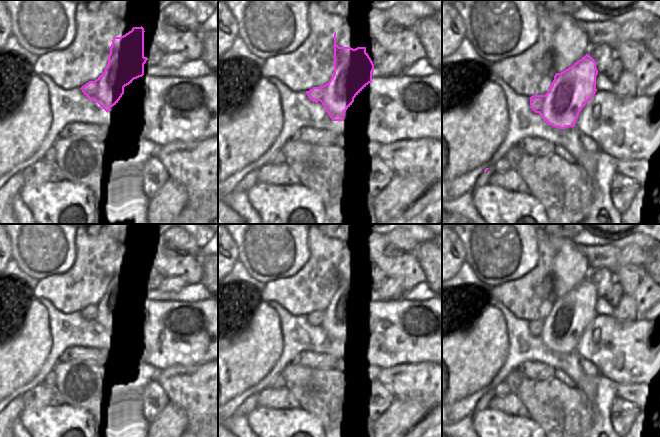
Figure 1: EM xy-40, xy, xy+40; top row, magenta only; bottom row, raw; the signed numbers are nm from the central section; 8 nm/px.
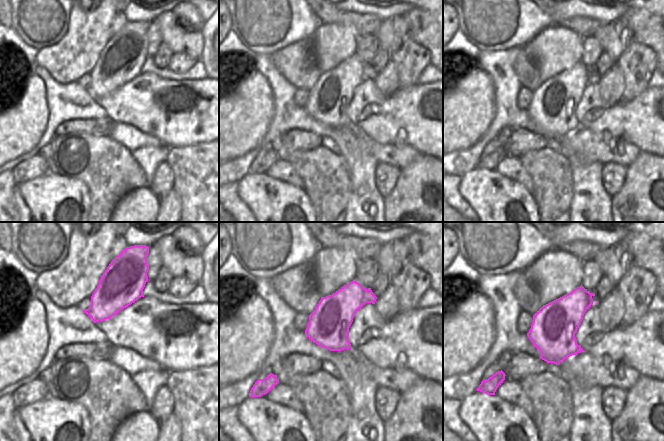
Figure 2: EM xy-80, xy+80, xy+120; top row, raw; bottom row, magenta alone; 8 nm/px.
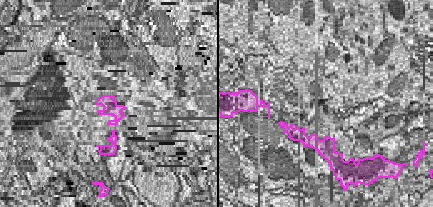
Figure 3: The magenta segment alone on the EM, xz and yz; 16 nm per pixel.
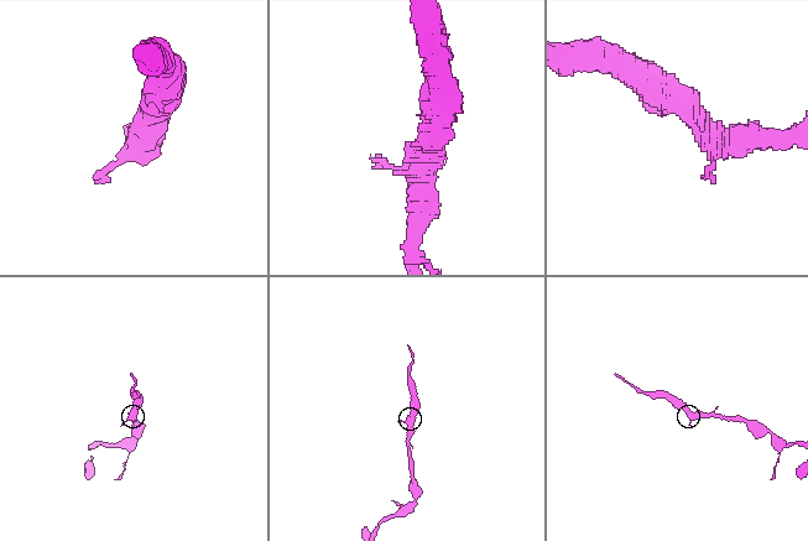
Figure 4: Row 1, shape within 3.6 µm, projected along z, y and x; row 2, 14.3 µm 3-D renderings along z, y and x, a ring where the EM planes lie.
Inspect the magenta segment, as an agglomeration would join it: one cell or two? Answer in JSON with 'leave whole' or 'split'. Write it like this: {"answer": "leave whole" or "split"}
{"answer": "leave whole"}

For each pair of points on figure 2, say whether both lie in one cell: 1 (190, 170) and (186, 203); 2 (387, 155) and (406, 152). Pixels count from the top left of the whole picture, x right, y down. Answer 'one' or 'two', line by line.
1: one
2: one

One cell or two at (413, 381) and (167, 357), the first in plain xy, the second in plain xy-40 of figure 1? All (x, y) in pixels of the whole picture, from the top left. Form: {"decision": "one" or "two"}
{"decision": "two"}

